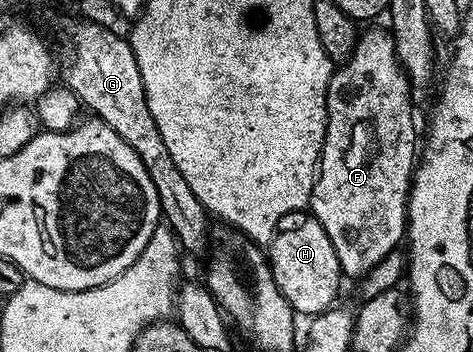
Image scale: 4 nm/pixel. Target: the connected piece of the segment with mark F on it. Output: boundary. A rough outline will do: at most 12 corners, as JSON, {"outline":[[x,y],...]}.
{"outline":[[388,28],[327,87],[311,216],[346,278],[407,233],[419,153]]}

